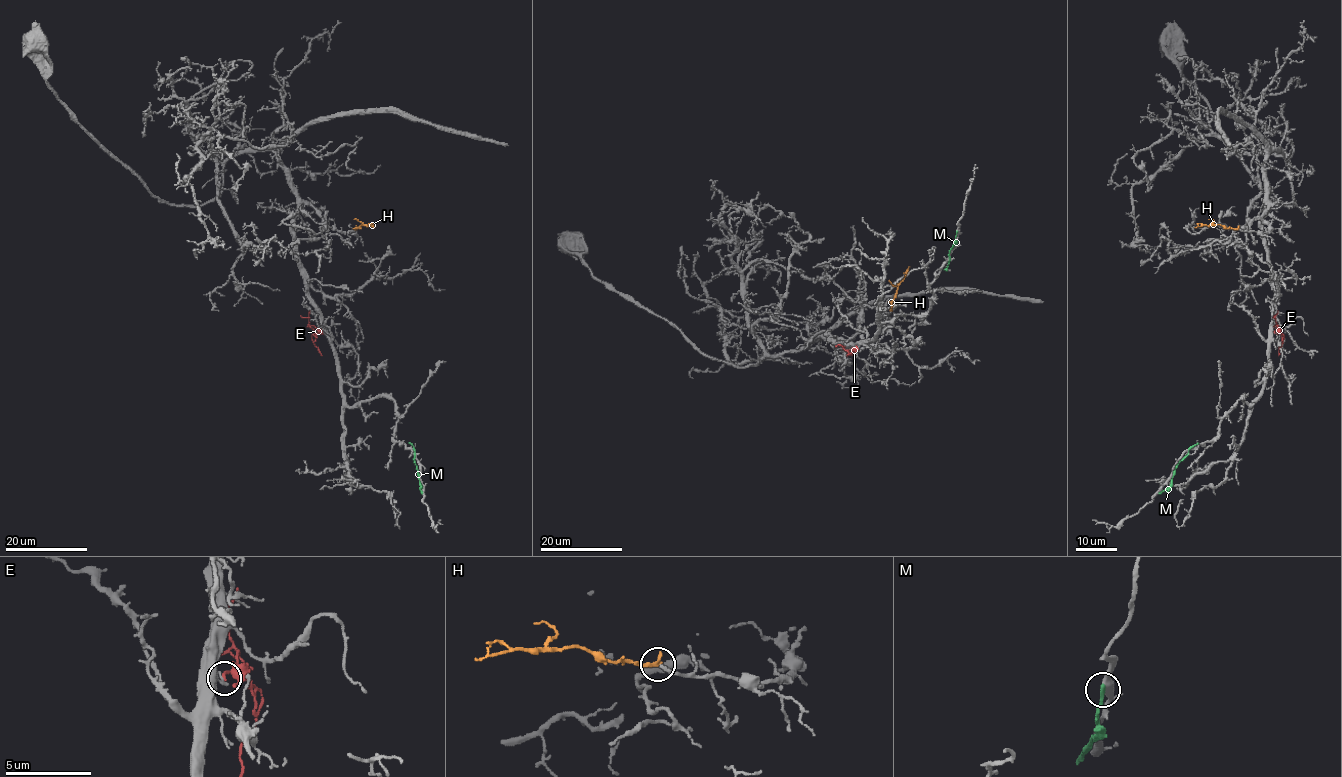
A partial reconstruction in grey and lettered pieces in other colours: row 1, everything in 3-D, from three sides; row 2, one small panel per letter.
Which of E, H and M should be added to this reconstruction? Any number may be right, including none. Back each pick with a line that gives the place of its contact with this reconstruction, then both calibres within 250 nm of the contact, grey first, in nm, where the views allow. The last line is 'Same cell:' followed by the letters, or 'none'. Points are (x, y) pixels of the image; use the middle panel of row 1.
H: (890, 310) | 200/280 nm
Same cell: H

